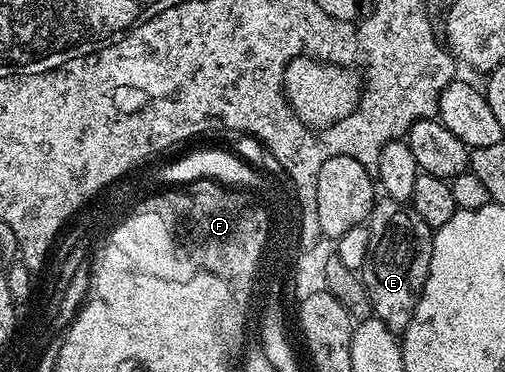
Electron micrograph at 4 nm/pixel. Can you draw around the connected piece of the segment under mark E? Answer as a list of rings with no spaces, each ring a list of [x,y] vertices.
[[[382,196],[370,211],[368,229],[368,256],[360,275],[367,288],[373,317],[379,318],[389,330],[404,332],[416,312],[428,276],[434,243],[432,227],[424,224],[405,201]]]

